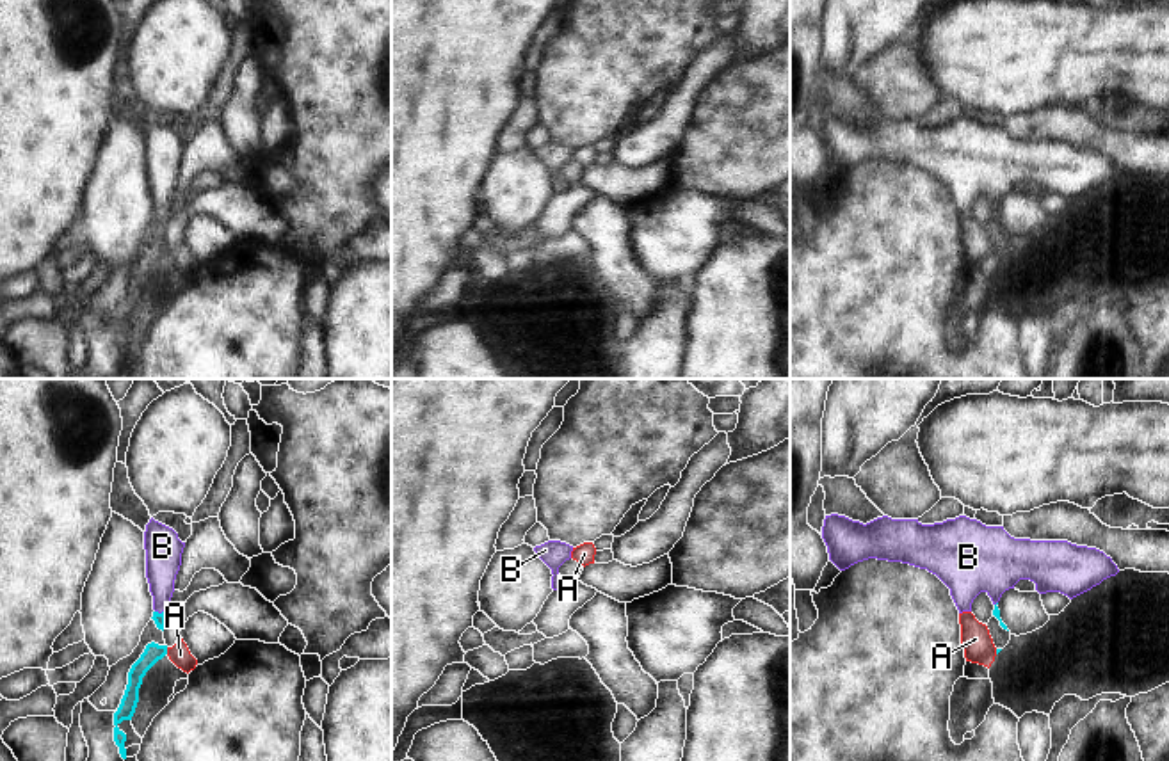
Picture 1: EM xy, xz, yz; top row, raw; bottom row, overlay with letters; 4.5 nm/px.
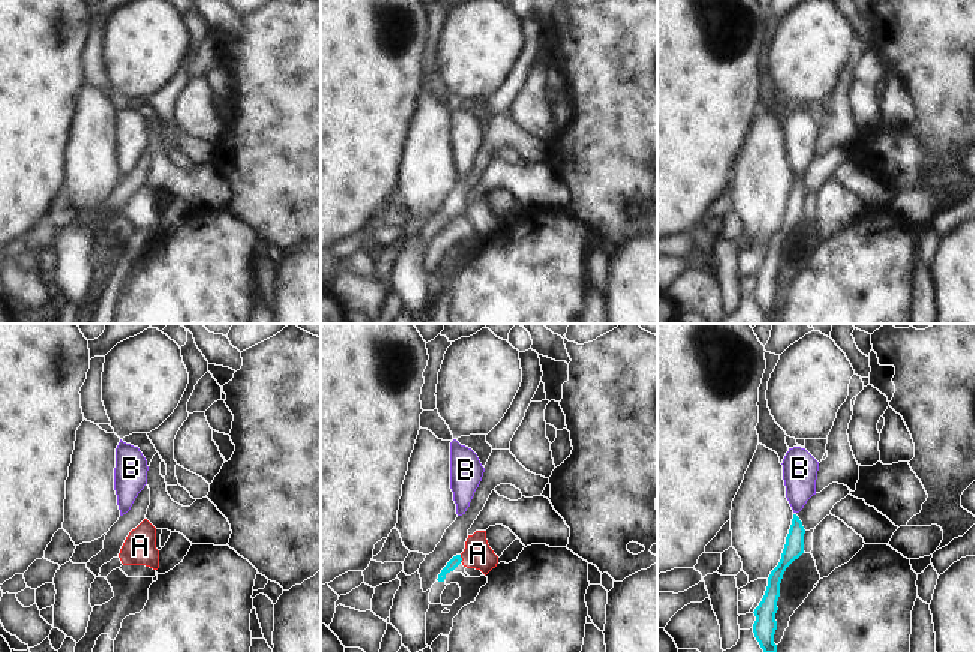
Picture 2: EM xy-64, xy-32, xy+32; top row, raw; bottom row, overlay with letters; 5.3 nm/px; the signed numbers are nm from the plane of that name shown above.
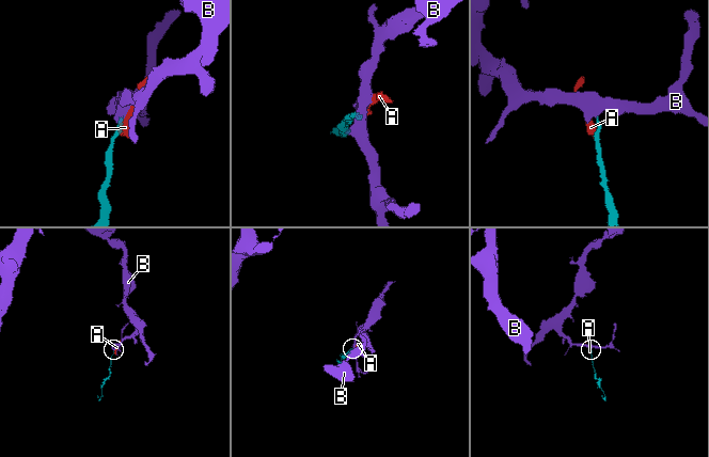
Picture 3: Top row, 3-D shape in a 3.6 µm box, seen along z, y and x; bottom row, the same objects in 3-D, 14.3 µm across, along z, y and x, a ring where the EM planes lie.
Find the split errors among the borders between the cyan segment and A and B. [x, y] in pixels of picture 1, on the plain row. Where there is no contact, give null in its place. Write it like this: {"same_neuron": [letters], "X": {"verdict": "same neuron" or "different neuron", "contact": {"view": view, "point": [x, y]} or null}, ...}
{"same_neuron": ["B"], "A": {"verdict": "different neuron", "contact": {"view": "xy", "point": [166, 253]}}, "B": {"verdict": "same neuron", "contact": {"view": "xy", "point": [164, 212]}}}

